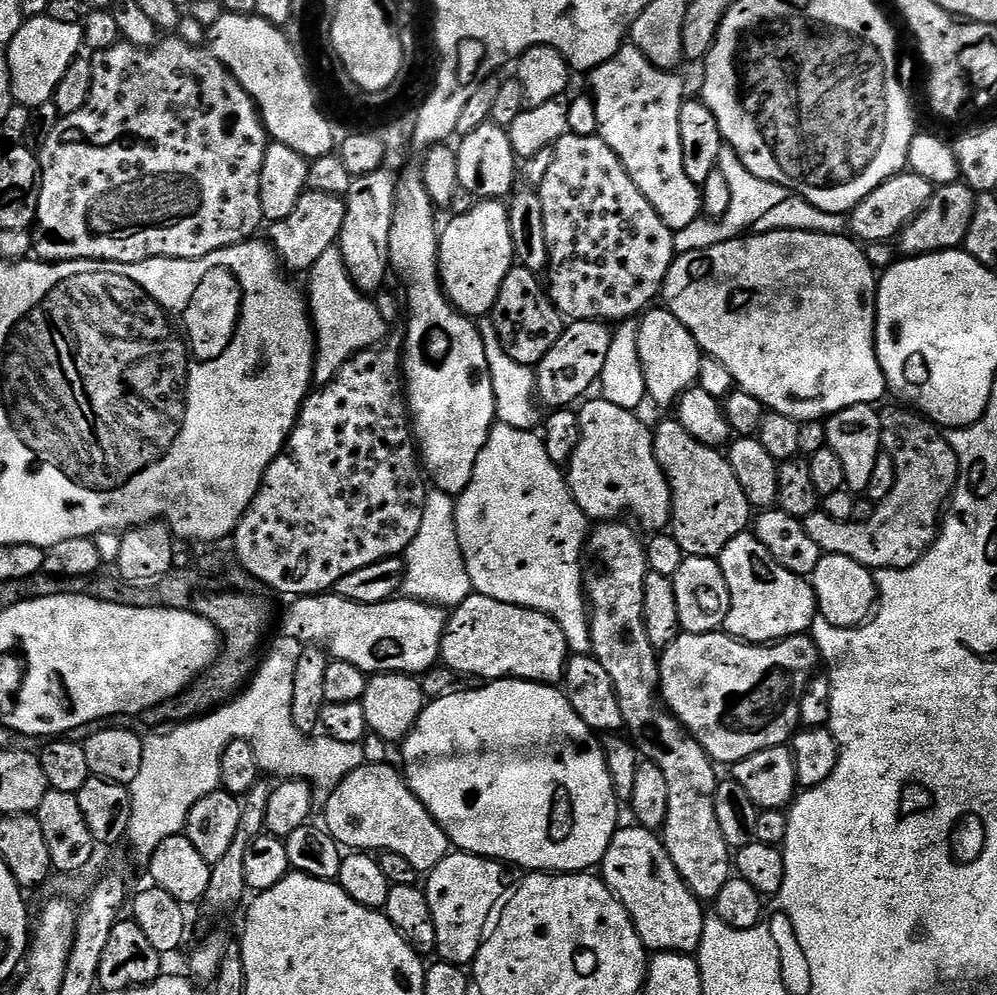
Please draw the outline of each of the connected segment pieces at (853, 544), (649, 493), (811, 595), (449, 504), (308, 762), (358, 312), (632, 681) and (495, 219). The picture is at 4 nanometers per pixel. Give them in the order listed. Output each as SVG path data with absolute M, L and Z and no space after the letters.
M900 407L904 408L888 408L880 412L880 421L884 431L882 448L883 451L892 455L892 461L896 467L894 490L890 490L888 497L877 503L874 516L867 522L855 520L838 522L838 518L830 518L830 514L826 514L823 510L807 516L803 521L806 532L810 534L810 538L814 538L814 542L818 542L821 553L854 558L854 562L873 570L909 568L914 566L914 562L921 560L928 553L932 543L936 541L942 517L946 512L946 505L951 501L952 494L956 490L956 482L960 479L960 460L954 454L947 435L927 416L911 407Z
M603 398L591 400L583 405L584 409L579 409L580 442L572 459L566 464L566 479L572 496L583 509L585 516L589 518L597 516L597 521L604 522L609 518L619 517L616 516L619 512L629 512L630 515L637 516L646 527L656 528L652 530L667 529L664 527L667 524L669 527L674 516L673 492L671 484L668 483L668 476L656 456L653 429L647 428L639 420L636 412L616 406L614 402Z
M751 531L740 532L720 551L722 574L730 586L730 614L723 631L746 644L770 644L811 629L818 615L816 591L805 577L786 570Z
M439 490L429 491L424 504L422 526L414 542L410 542L406 553L403 595L409 600L422 600L445 610L461 604L467 596L473 595L468 566L464 561L464 545L456 529L456 503L449 493Z
M276 652L268 661L266 660L257 667L244 691L224 707L201 715L191 722L184 722L188 724L174 729L173 732L164 732L161 736L143 737L142 767L138 769L138 778L134 778L134 782L130 785L132 817L126 837L127 843L132 843L132 848L138 855L151 858L154 850L158 850L158 846L166 838L179 836L187 829L188 815L193 806L202 798L206 798L206 794L220 788L222 750L232 740L250 742L265 773L273 772L276 778L285 780L306 780L317 793L322 792L322 794L332 793L355 768L359 768L364 763L364 749L360 744L343 744L327 734L309 738L298 730L298 726L292 721L295 659L291 655L288 657Z
M339 247L326 250L326 254L318 258L318 262L310 269L311 276L310 312L318 333L318 355L312 379L317 385L323 386L340 374L345 360L357 356L367 348L377 347L383 341L380 339L387 334L389 325L380 312L377 301L361 292L352 280Z
M620 522L601 523L600 529L589 535L586 545L584 591L592 621L591 655L606 666L610 682L614 682L627 735L634 741L641 757L655 762L666 777L670 806L662 829L664 849L696 899L712 902L734 876L734 852L728 847L726 838L722 838L718 814L714 814L718 768L658 695L660 661L657 649L646 634L644 621L644 587L650 571L648 549L630 525L616 523Z
M503 199L476 202L469 212L443 225L440 233L441 279L448 297L466 316L481 318L495 309L506 276L517 263L516 233Z

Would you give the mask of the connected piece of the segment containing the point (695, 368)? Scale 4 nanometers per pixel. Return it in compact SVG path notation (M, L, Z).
M653 307L645 311L642 316L640 328L636 340L639 342L639 354L642 358L643 370L646 374L646 384L651 403L675 405L680 397L693 387L700 379L702 367L702 349L700 343L696 341L694 334L687 328L673 312L669 312L667 307Z

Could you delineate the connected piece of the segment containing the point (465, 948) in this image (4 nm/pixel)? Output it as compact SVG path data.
M449 851L438 866L427 873L426 891L430 902L430 914L434 918L434 930L438 934L436 952L439 959L461 966L471 965L478 950L487 942L486 928L496 904L503 901L502 882L505 865L487 856L476 856L472 852Z

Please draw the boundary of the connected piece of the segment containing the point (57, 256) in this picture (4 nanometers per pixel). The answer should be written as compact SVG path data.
M179 38L161 39L154 48L139 48L133 44L121 42L101 52L91 53L90 59L92 61L92 85L90 86L90 98L86 98L86 106L82 106L82 110L74 110L74 114L61 116L58 126L54 126L54 134L50 134L46 146L38 154L40 157L40 193L38 194L38 210L36 211L36 222L34 225L35 255L45 262L55 262L58 260L105 260L106 262L118 262L119 264L133 264L134 262L153 260L154 258L197 260L198 258L206 258L206 254L214 254L223 248L229 248L235 244L242 244L245 240L253 239L259 233L256 231L259 230L260 224L263 225L265 223L265 218L262 214L262 198L260 197L260 179L262 178L264 150L268 147L270 140L266 135L262 115L256 101L240 85L236 75L207 47L188 45Z

